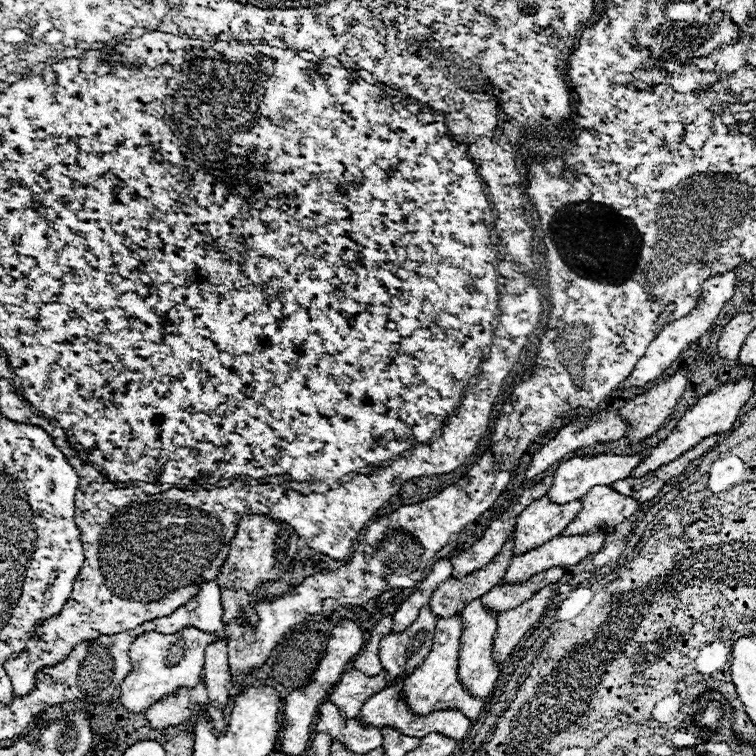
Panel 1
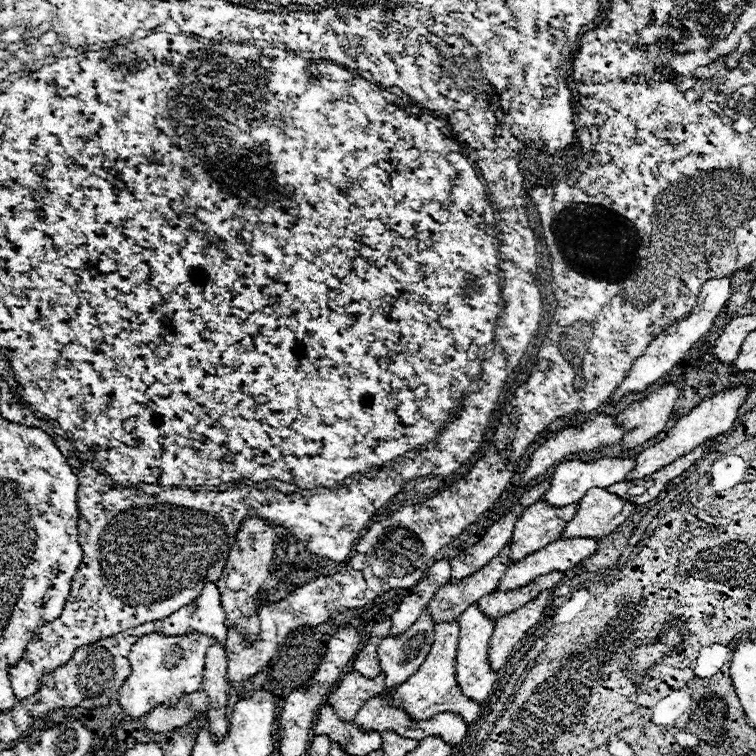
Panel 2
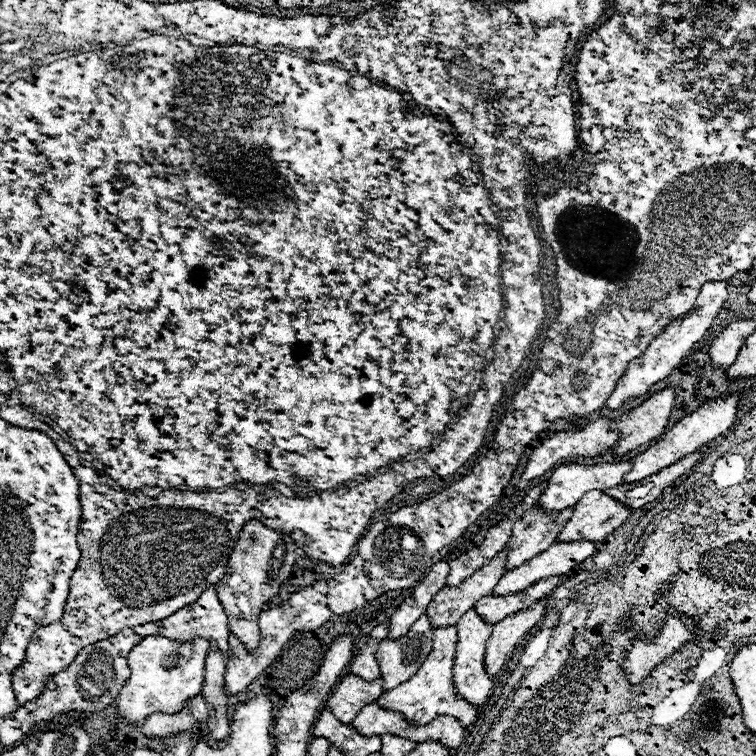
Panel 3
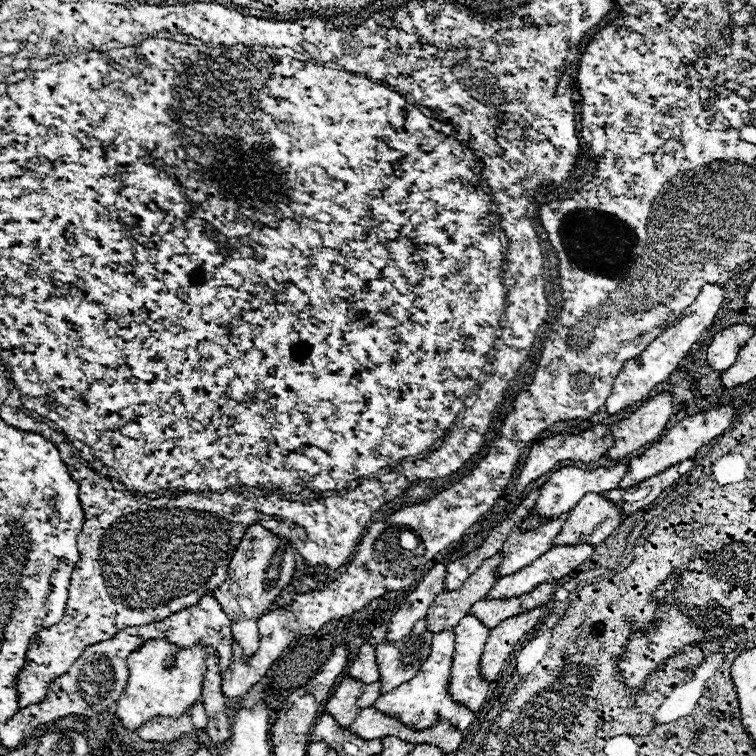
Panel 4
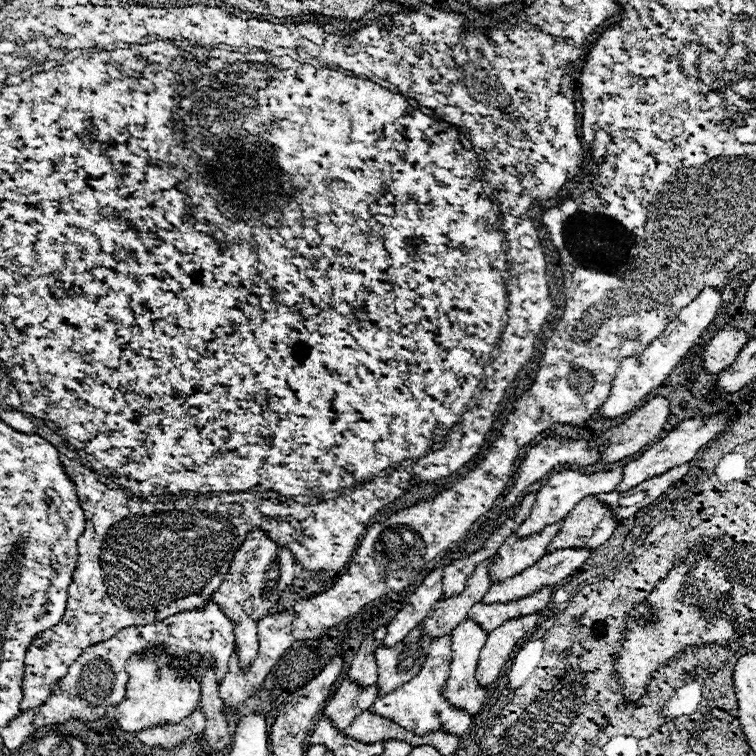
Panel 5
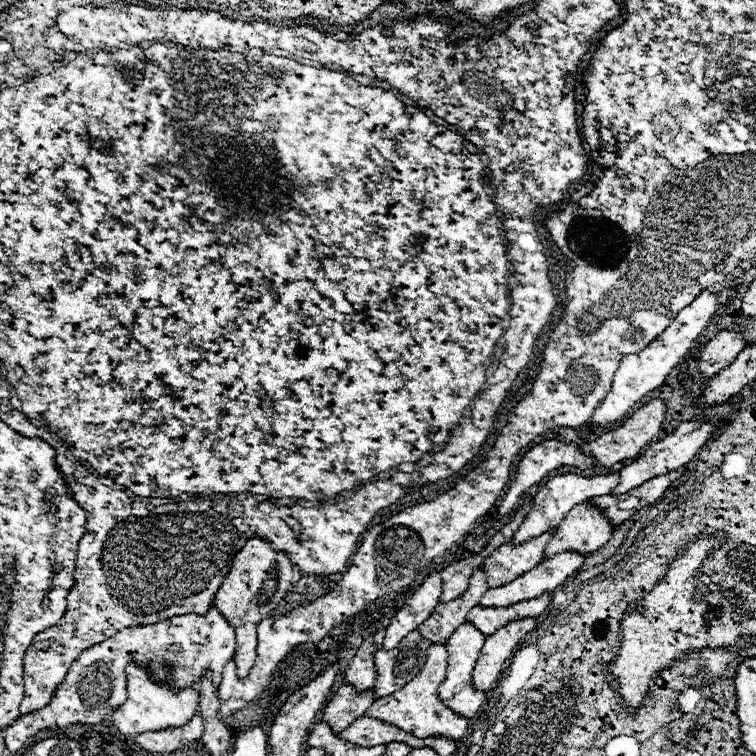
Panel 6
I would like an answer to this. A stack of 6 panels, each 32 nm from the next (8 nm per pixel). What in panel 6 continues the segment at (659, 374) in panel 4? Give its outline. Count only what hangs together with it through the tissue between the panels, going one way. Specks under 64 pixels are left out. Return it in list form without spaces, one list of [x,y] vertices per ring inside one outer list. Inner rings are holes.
[[[704,290],[688,308],[684,308],[674,320],[672,324],[666,328],[666,332],[662,332],[656,340],[652,340],[642,352],[638,354],[630,354],[622,360],[614,382],[612,382],[612,390],[608,392],[606,400],[594,410],[590,422],[600,424],[600,426],[608,426],[616,420],[620,420],[626,412],[632,410],[632,406],[636,402],[640,402],[648,392],[652,392],[654,388],[662,386],[666,376],[670,374],[670,370],[684,358],[684,354],[692,348],[694,340],[702,334],[702,330],[710,324],[714,312],[718,306],[718,296],[710,294],[708,290]]]

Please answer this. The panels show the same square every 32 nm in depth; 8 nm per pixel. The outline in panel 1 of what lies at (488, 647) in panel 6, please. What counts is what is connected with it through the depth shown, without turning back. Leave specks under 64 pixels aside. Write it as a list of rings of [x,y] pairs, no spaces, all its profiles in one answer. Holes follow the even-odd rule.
[[[550,584],[550,588],[540,588],[530,600],[498,616],[498,632],[494,636],[494,658],[496,660],[500,662],[506,660],[510,652],[526,636],[526,632],[540,620],[542,612],[546,610],[550,602],[552,592],[554,592],[554,584]]]

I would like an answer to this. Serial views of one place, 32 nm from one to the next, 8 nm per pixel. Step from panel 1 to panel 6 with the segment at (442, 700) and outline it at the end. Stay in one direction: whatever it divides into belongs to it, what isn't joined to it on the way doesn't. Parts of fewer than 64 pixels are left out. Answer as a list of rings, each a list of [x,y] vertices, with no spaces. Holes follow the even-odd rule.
[[[448,642],[444,644],[432,644],[430,652],[428,652],[428,660],[422,668],[422,672],[418,672],[418,676],[414,680],[410,680],[408,684],[404,684],[400,690],[396,690],[390,696],[378,698],[368,710],[368,716],[380,718],[384,722],[390,722],[398,728],[402,728],[404,732],[410,732],[418,738],[422,736],[432,736],[432,734],[442,734],[442,736],[450,736],[460,740],[466,730],[470,720],[464,716],[454,714],[440,698],[438,698],[438,688],[446,678],[446,668],[448,668]]]

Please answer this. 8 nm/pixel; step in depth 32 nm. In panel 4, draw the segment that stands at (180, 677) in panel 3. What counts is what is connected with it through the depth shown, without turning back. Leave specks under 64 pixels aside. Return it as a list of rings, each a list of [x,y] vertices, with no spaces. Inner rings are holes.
[[[150,638],[140,648],[136,648],[128,656],[130,678],[116,702],[116,716],[122,720],[126,728],[140,728],[152,716],[172,716],[178,718],[184,714],[194,700],[198,700],[202,692],[204,678],[204,660],[206,648],[196,644],[194,648],[178,650],[174,644],[162,638]]]

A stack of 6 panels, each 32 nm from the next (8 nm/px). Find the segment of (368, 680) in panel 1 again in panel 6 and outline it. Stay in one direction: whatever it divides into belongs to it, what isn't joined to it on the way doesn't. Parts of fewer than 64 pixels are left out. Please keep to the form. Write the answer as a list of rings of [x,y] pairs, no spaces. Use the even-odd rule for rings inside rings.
[[[342,684],[330,702],[324,708],[322,720],[326,720],[336,734],[346,730],[358,716],[362,716],[374,702],[374,692],[368,688],[366,692],[356,692],[352,684]]]

